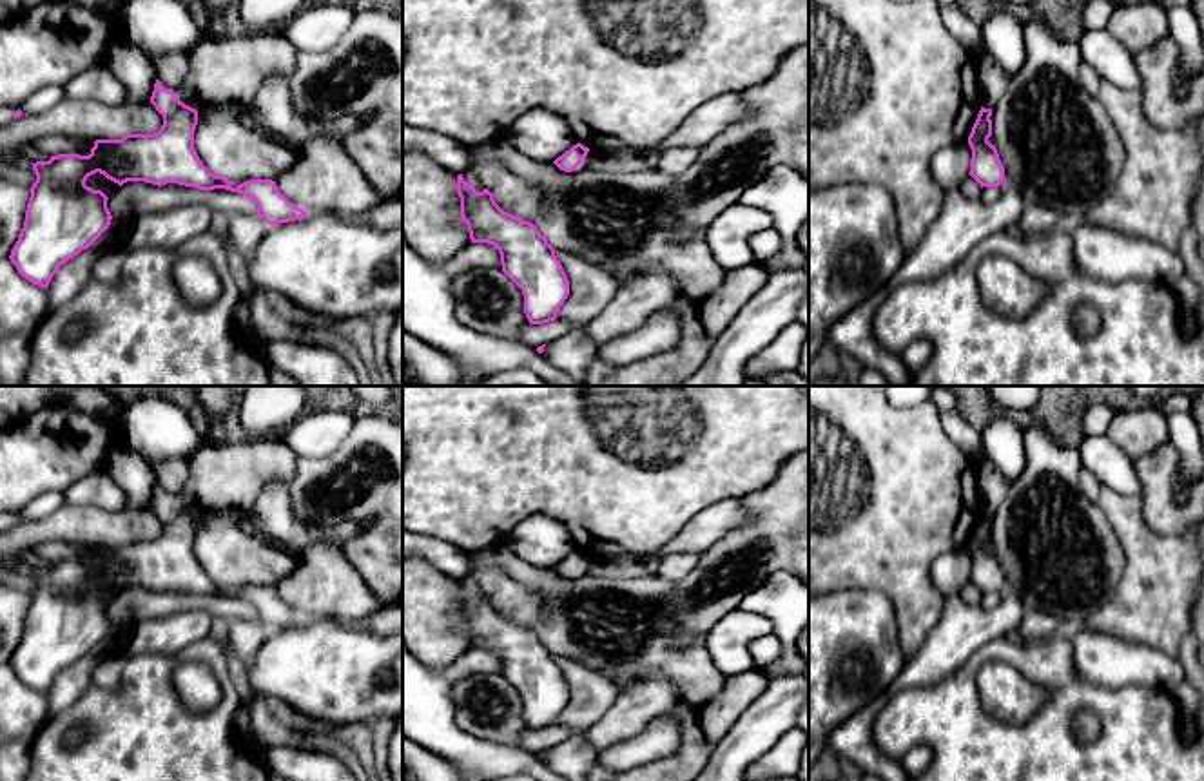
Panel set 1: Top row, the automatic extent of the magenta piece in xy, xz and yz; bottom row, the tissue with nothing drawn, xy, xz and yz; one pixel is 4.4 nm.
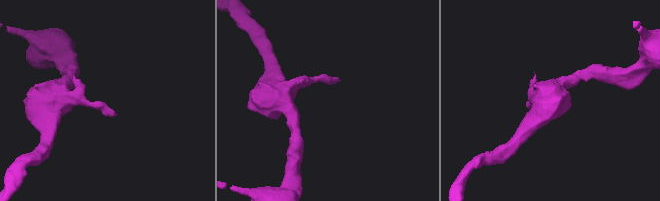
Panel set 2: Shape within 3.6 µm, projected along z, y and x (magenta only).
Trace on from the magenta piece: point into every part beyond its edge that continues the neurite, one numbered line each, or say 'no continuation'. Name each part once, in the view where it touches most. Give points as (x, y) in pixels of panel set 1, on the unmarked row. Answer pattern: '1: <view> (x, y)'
no continuation

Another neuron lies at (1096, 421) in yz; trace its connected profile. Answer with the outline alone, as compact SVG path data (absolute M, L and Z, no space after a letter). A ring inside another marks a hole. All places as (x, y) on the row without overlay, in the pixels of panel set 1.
M1092 404L1081 417L1081 429L1086 437L1106 435L1115 417L1115 410L1108 404Z

